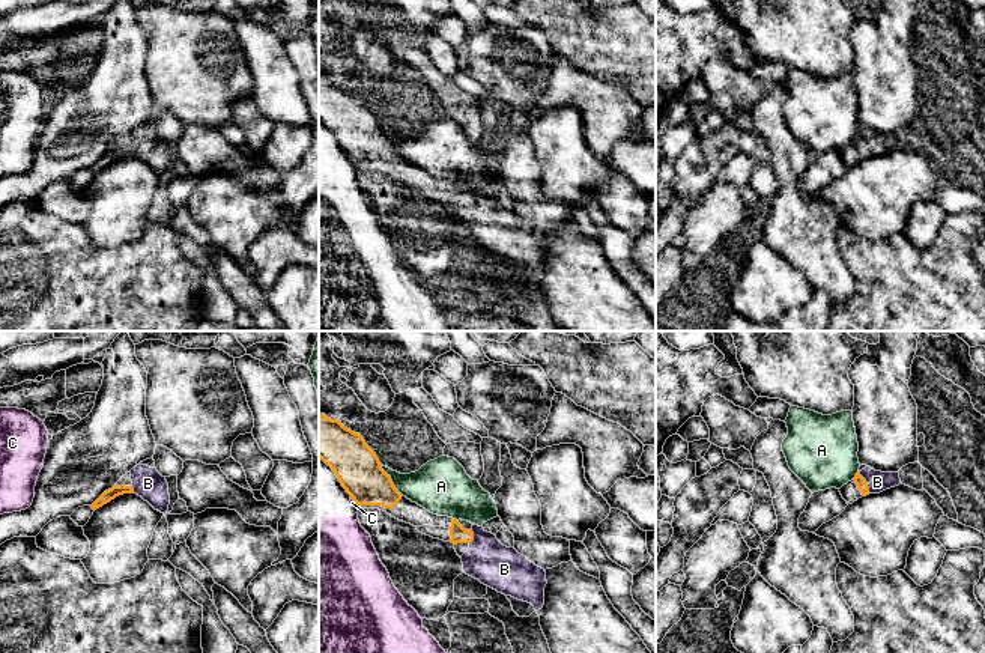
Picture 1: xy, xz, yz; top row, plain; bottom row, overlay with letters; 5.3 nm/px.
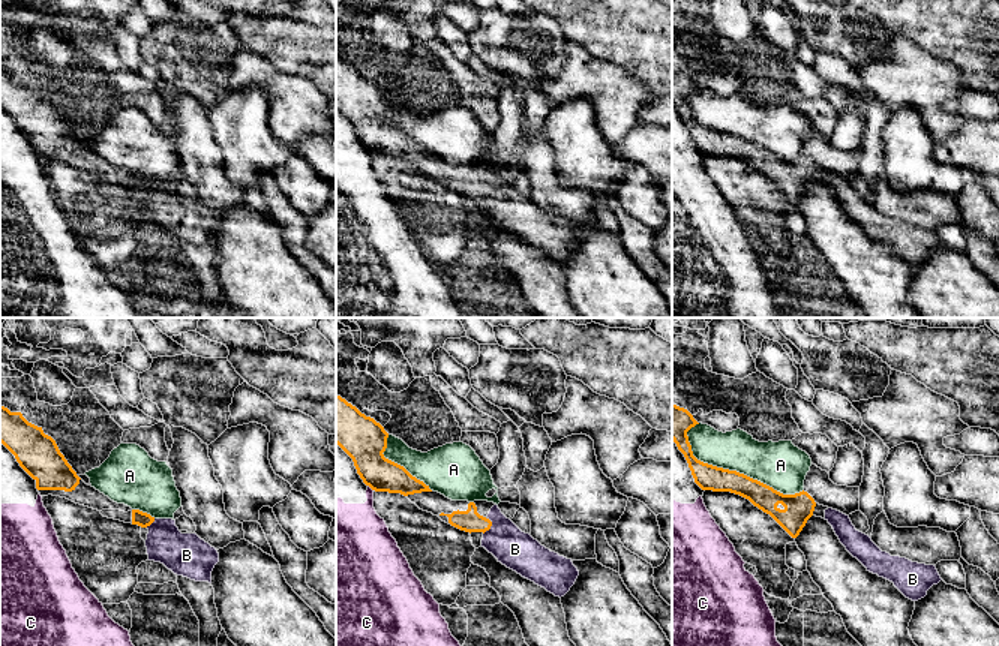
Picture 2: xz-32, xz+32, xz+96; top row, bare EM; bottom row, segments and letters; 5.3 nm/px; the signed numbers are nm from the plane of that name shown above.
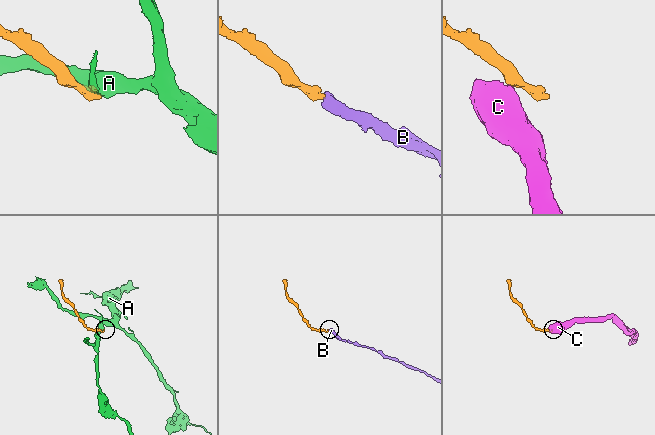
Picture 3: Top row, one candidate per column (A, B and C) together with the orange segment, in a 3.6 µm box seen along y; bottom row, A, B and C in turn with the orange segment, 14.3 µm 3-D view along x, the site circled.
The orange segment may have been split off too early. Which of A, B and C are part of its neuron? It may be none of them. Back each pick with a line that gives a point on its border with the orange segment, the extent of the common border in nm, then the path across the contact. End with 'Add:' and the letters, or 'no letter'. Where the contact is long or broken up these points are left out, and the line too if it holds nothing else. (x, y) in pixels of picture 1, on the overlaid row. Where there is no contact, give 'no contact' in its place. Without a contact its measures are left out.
B: yz (865, 482) | 130 nm | across yz (859, 480), (865, 482), (877, 482)
Add: B

